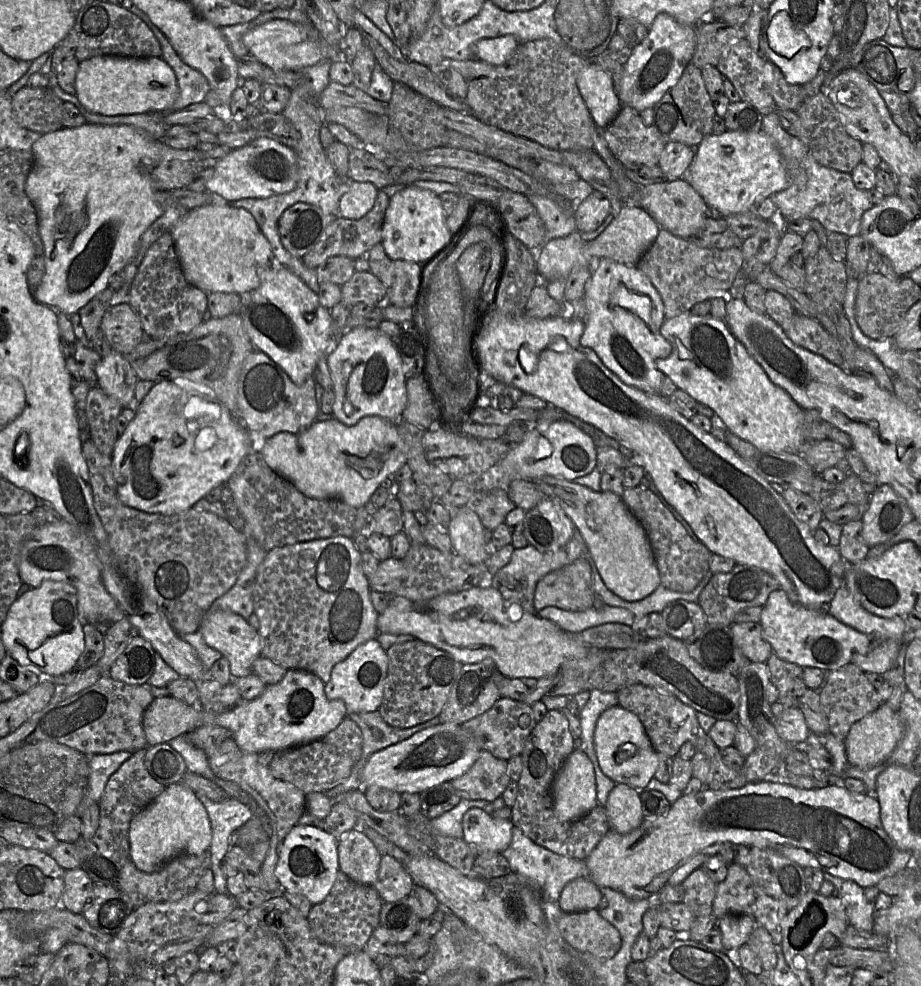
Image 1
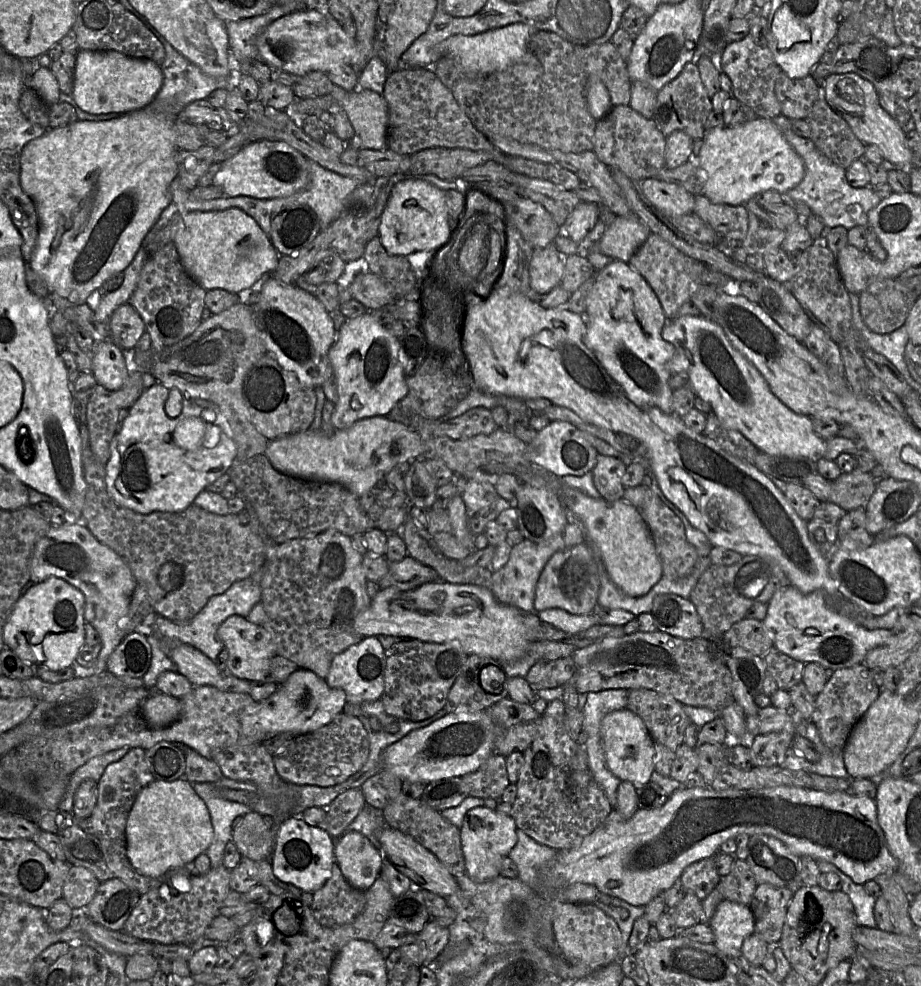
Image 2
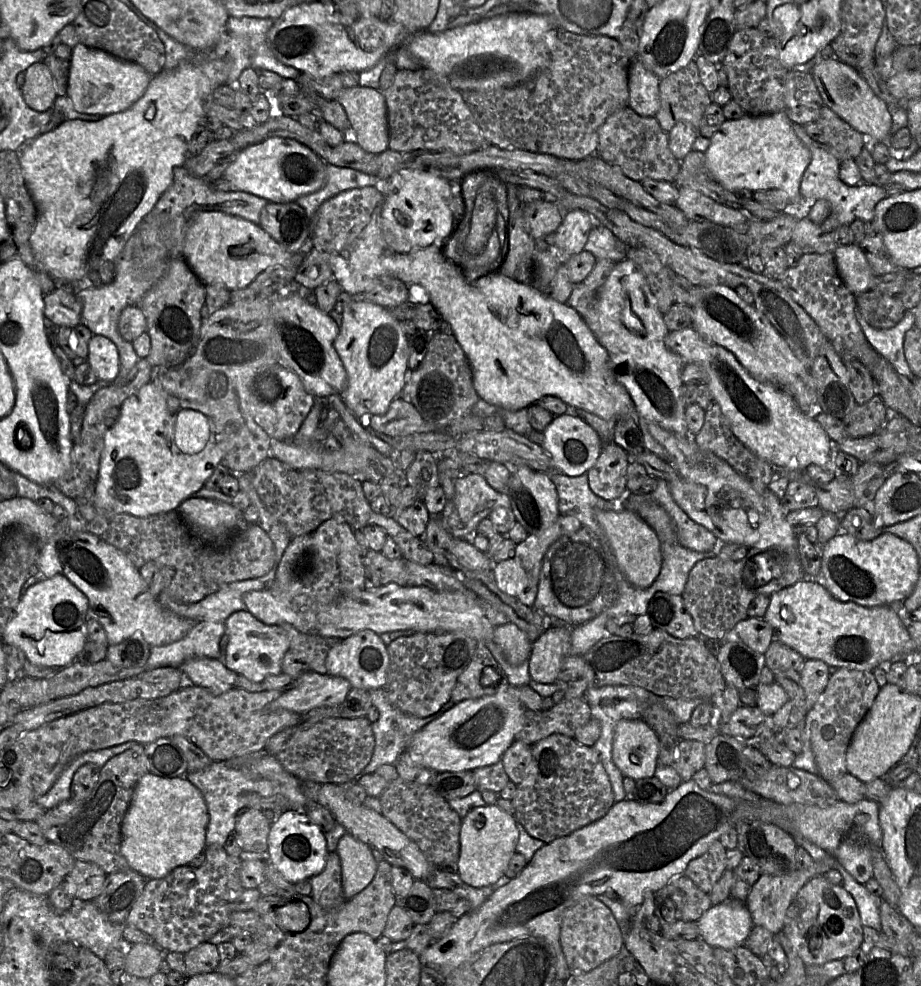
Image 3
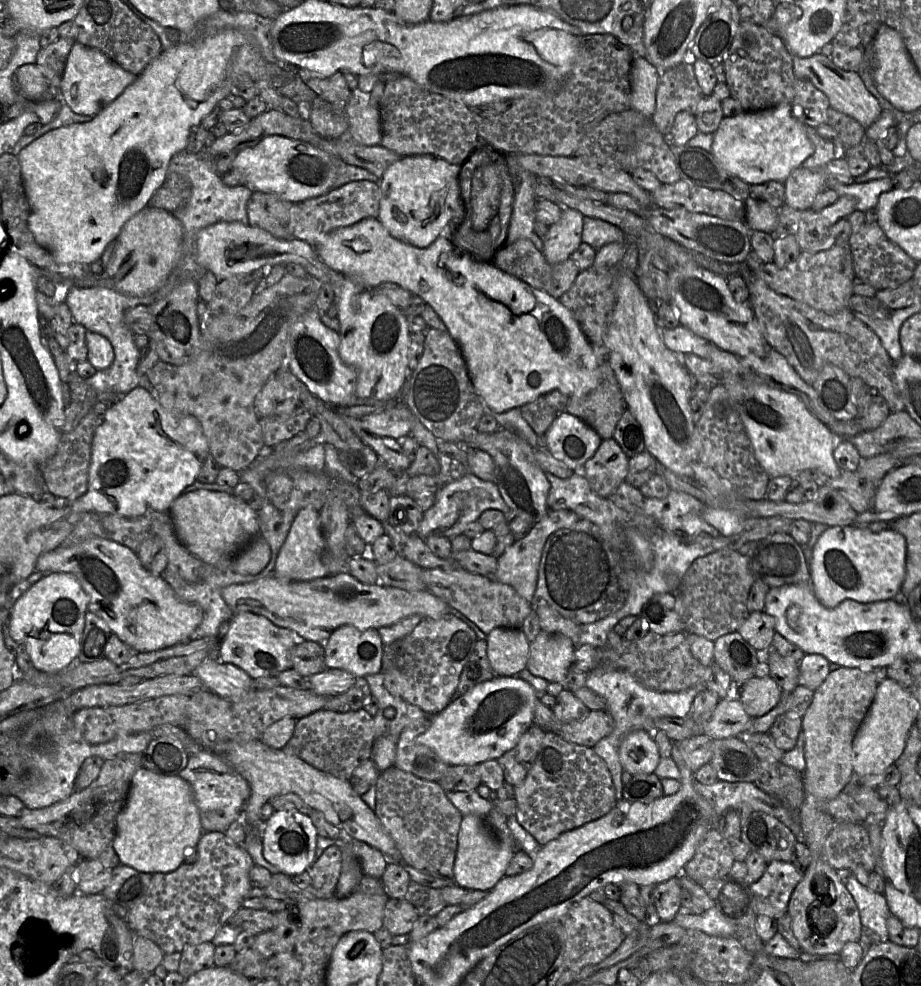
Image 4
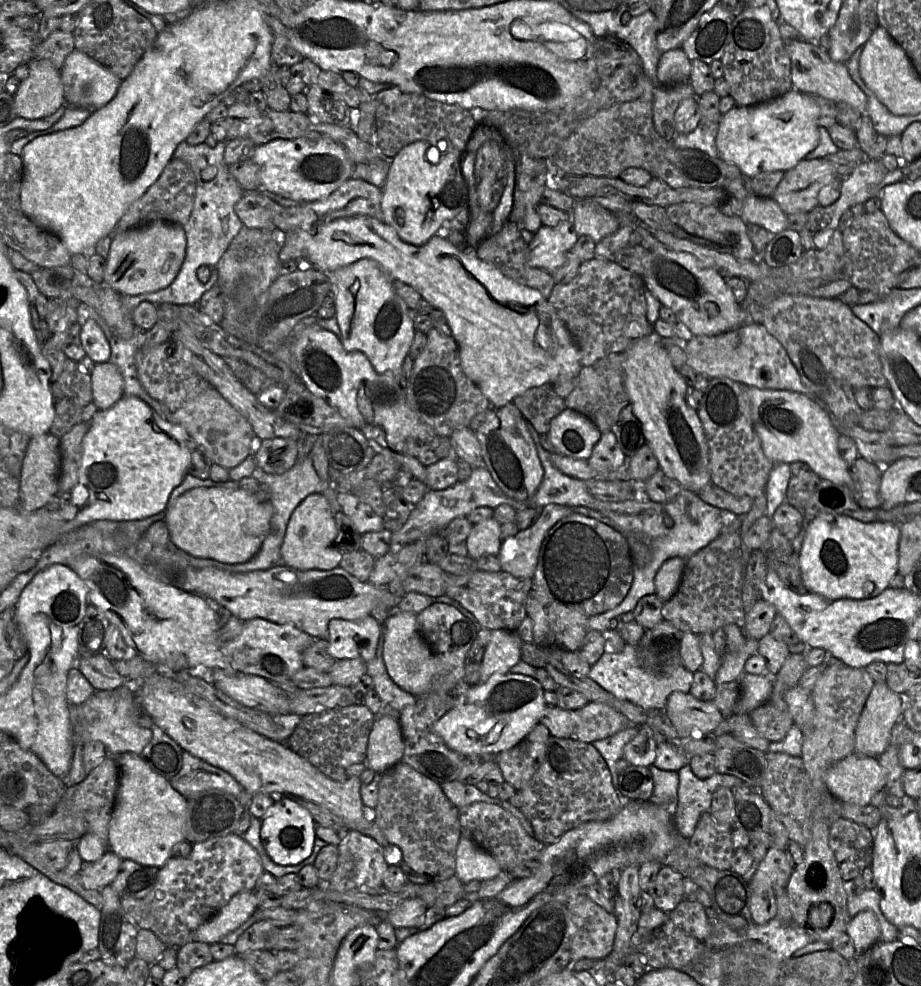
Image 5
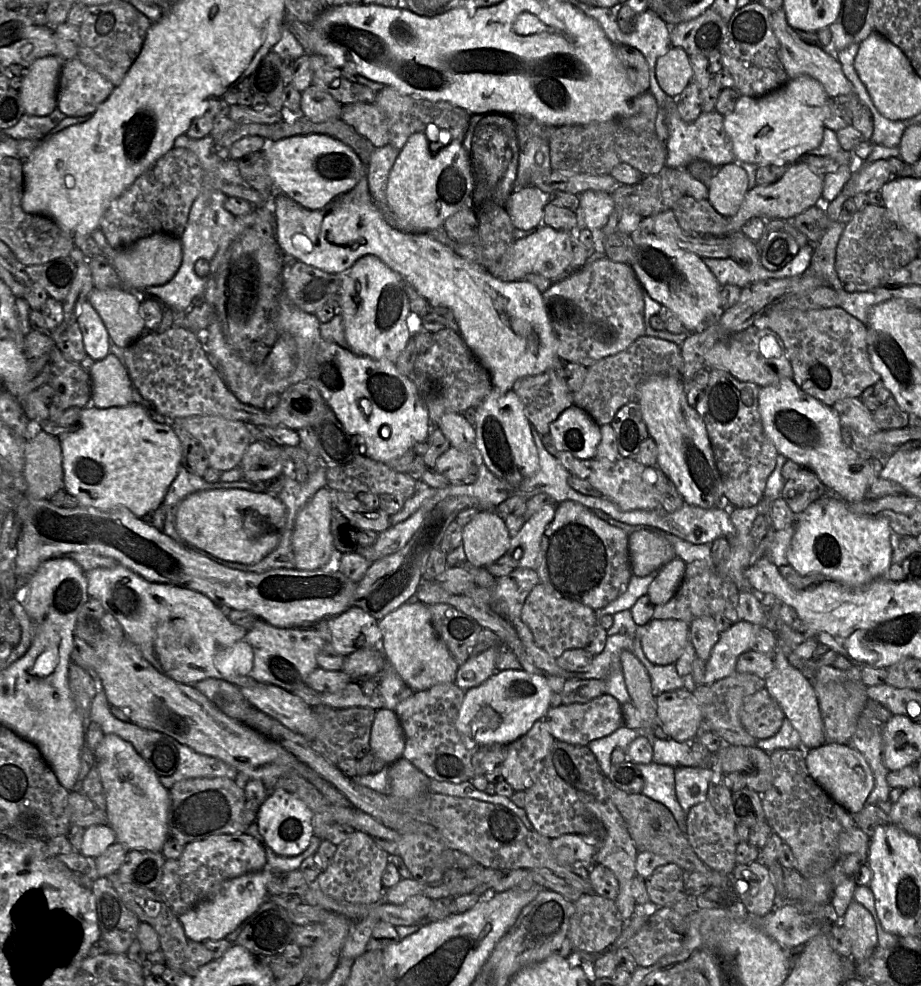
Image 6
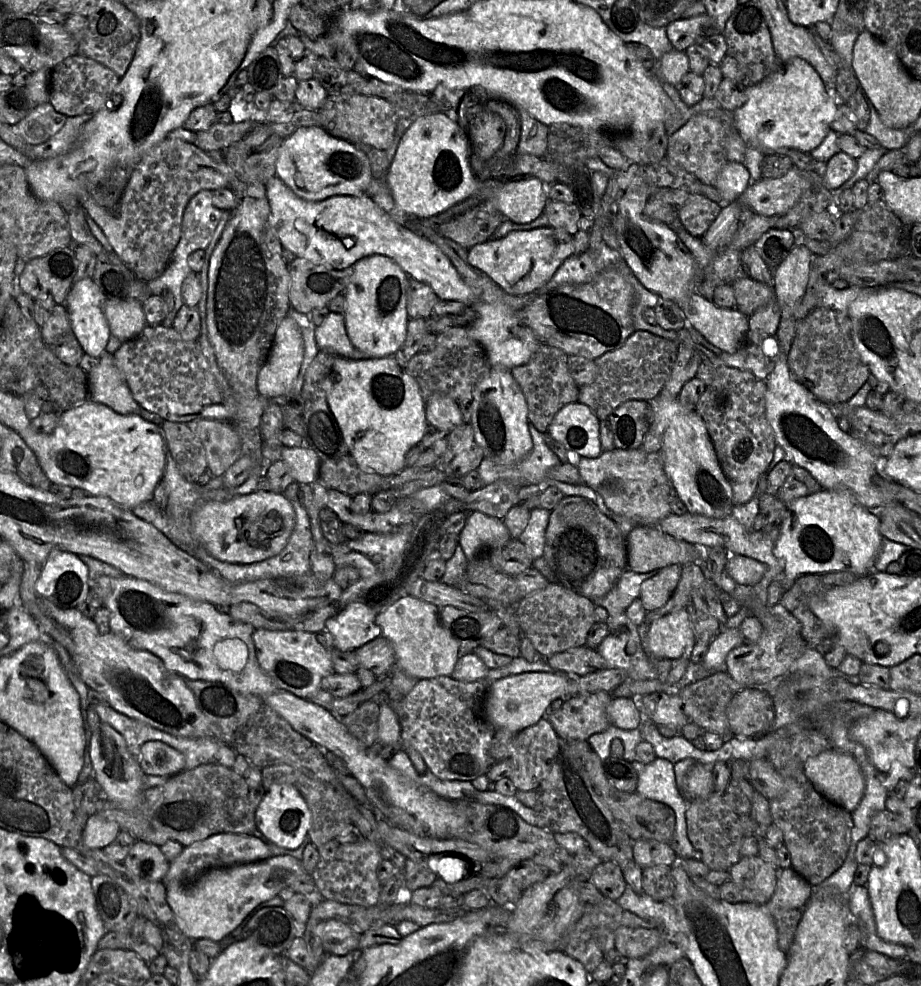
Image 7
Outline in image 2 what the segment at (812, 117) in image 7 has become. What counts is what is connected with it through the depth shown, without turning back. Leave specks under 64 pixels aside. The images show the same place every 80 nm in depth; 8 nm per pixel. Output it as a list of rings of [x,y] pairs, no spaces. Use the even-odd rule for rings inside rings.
[[[757,117],[745,124],[706,132],[704,144],[696,158],[696,165],[703,173],[702,194],[712,203],[745,205],[756,194],[764,191],[776,191],[780,195],[795,188],[802,181],[805,165],[802,158],[786,140],[781,130],[769,118]]]

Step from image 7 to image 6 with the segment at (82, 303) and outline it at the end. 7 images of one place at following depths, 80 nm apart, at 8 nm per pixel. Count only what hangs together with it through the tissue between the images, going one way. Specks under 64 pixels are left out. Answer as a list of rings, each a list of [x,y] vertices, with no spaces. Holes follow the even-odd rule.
[[[85,301],[77,317],[84,350],[95,361],[104,359],[110,353],[110,337],[101,317],[90,304]]]

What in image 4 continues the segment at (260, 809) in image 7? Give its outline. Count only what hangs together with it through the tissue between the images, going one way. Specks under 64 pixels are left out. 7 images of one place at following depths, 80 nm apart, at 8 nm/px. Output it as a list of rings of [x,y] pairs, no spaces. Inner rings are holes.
[[[284,808],[274,811],[265,822],[263,832],[263,854],[267,861],[290,877],[307,871],[315,862],[318,832],[311,818],[293,808]]]

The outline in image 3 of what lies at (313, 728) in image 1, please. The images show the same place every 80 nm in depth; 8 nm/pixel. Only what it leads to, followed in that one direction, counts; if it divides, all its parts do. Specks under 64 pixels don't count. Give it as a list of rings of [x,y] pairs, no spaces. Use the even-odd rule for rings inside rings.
[[[307,671],[295,679],[290,690],[270,704],[270,709],[302,714],[317,707],[335,706],[345,700],[351,688],[342,677]]]

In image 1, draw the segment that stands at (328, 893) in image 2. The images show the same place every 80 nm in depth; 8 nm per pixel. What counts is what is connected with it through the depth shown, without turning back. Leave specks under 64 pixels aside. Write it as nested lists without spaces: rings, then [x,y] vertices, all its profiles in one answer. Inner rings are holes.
[[[339,870],[326,899],[312,906],[308,922],[321,942],[341,948],[347,954],[355,953],[364,950],[374,930],[379,927],[382,906],[383,901],[374,886],[358,884]]]

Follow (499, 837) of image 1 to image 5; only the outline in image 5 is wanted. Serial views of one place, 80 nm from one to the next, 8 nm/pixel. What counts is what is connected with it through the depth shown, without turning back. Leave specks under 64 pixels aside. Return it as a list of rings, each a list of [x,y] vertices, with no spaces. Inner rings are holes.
[[[462,834],[456,850],[455,875],[464,885],[472,881],[491,880],[502,872],[498,862],[488,852],[478,847],[469,836]]]

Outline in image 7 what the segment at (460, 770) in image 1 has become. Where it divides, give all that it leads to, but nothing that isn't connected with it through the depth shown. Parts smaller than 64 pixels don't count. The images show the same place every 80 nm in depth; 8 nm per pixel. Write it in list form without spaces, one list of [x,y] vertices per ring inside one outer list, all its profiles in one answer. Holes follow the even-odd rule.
[[[526,672],[493,681],[486,695],[484,716],[496,729],[504,728],[517,734],[542,719],[553,700],[566,700],[576,695],[575,677],[581,676],[569,676],[561,672]]]

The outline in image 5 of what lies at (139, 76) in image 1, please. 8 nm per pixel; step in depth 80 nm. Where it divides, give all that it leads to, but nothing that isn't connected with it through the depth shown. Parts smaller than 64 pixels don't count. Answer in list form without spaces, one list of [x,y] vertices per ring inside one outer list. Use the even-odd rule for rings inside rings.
[[[74,49],[61,69],[66,105],[99,109],[117,94],[122,80],[85,53]]]

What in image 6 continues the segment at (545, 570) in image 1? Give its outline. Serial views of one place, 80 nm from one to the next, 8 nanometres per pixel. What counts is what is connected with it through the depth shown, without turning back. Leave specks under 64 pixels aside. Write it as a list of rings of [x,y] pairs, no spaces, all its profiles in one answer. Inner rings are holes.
[[[548,505],[527,519],[519,533],[510,538],[507,551],[511,552],[514,557],[515,550],[517,548],[521,549],[521,557],[518,559],[517,568],[538,569],[541,540],[546,528],[555,516],[556,505]]]

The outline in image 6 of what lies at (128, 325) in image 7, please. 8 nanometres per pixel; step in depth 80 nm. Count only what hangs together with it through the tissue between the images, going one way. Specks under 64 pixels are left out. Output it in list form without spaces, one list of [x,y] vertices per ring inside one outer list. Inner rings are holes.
[[[126,287],[93,288],[87,301],[101,317],[110,339],[117,346],[126,348],[146,332],[140,313],[141,299],[136,291]]]

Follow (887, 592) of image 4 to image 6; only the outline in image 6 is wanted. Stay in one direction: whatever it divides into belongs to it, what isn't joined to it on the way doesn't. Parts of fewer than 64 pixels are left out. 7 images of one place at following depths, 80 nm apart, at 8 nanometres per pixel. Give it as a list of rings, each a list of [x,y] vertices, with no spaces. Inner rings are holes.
[[[818,499],[797,515],[794,525],[795,533],[787,551],[787,561],[800,575],[818,575],[851,588],[861,588],[876,579],[886,577],[892,564],[893,532],[885,518],[857,514],[841,499]]]

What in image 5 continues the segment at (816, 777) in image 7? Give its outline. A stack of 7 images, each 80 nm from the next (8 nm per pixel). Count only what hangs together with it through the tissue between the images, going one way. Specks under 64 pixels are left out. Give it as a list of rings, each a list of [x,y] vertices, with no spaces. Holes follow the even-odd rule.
[[[855,752],[831,765],[824,774],[824,783],[833,797],[839,802],[859,806],[870,804],[872,796],[883,790],[886,782],[887,773],[876,758],[859,755]]]

